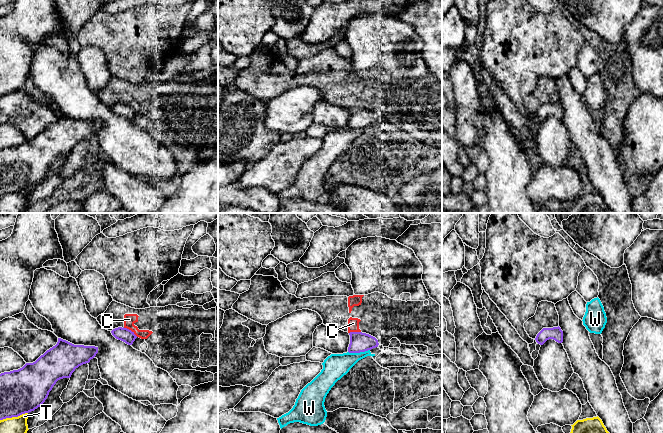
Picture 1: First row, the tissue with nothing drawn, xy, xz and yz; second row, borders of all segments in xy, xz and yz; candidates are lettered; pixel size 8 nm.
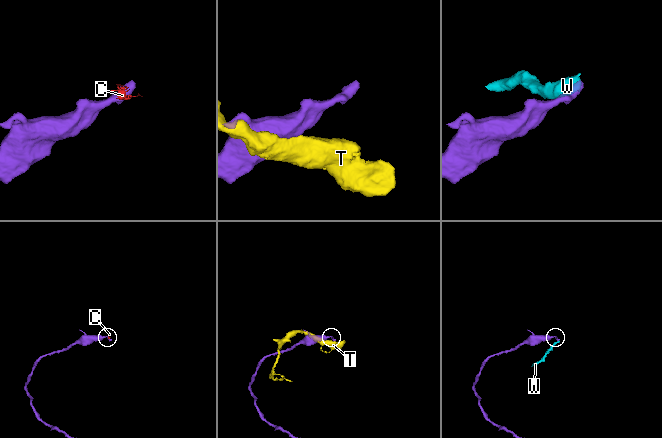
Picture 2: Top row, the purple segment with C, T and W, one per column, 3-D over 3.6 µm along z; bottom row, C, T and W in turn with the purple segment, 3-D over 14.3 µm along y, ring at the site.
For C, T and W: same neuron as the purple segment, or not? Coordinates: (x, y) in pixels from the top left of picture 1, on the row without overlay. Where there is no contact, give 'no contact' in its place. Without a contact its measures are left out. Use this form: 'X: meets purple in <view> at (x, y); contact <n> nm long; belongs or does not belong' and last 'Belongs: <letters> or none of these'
C: meets purple in xy at (130, 106); contact 140 nm long; does not belong
T: meets purple in xy at (13, 192); contact 240 nm long; does not belong
W: meets purple in xz at (358, 128); contact 180 nm long; does not belong
Belongs: none of these

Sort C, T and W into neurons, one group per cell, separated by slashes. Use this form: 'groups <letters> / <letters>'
groups C / T / W

